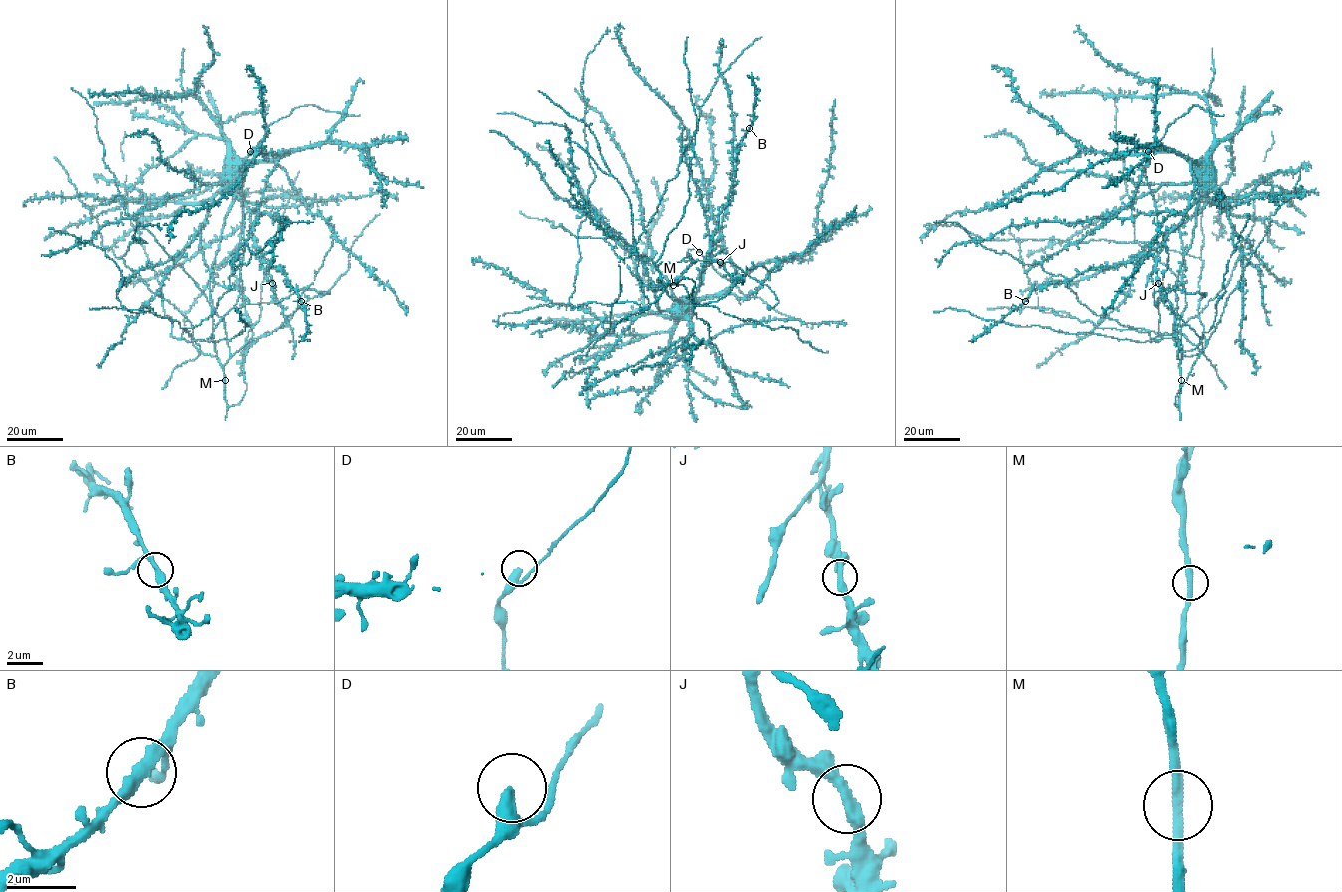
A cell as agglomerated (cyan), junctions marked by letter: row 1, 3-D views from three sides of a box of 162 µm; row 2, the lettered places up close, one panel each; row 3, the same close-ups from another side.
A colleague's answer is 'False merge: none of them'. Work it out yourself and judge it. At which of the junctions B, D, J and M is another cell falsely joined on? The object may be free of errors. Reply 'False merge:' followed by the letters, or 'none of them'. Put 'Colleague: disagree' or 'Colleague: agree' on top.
Colleague: agree
False merge: none of them

